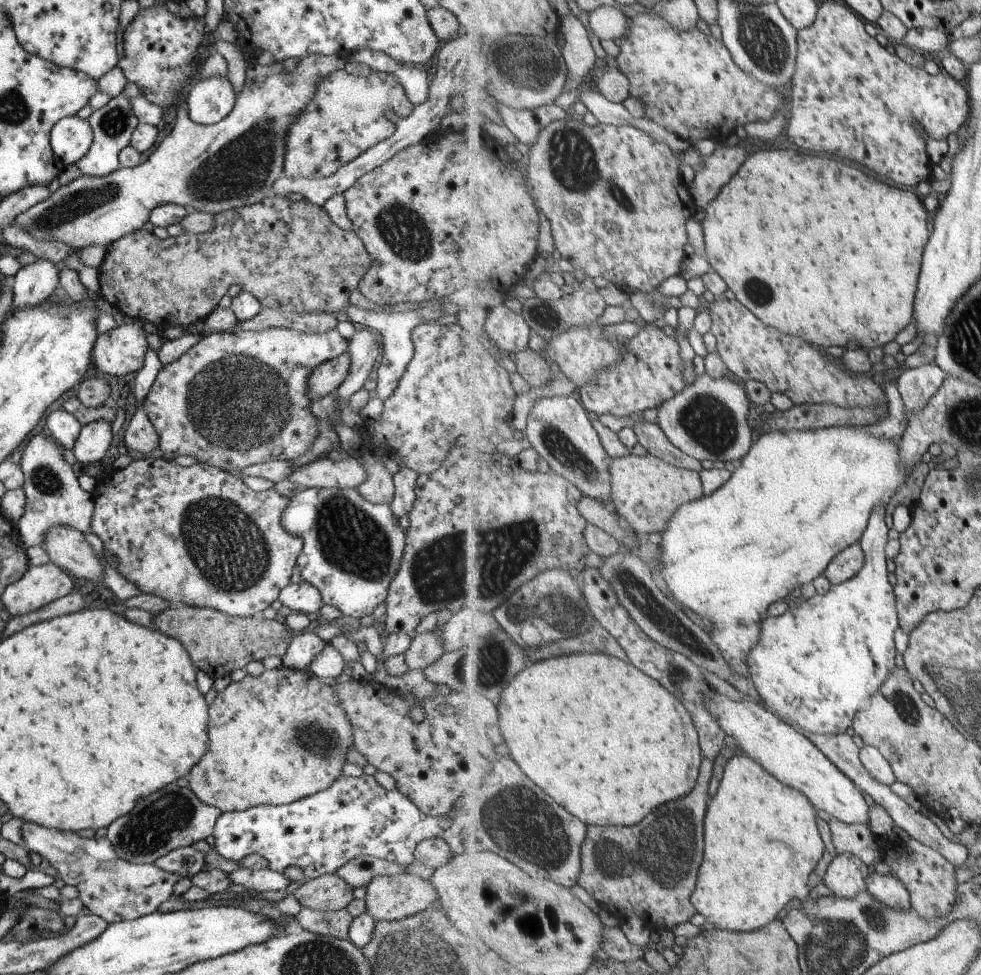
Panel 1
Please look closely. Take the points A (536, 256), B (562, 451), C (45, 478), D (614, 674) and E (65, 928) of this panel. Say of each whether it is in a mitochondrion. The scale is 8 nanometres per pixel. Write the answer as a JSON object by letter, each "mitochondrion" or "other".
{"A":"other","B":"mitochondrion","C":"mitochondrion","D":"other","E":"other"}

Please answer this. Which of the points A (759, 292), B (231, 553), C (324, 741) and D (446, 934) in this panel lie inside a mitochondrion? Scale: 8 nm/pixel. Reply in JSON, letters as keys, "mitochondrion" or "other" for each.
{"A":"mitochondrion","B":"mitochondrion","C":"mitochondrion","D":"mitochondrion"}

